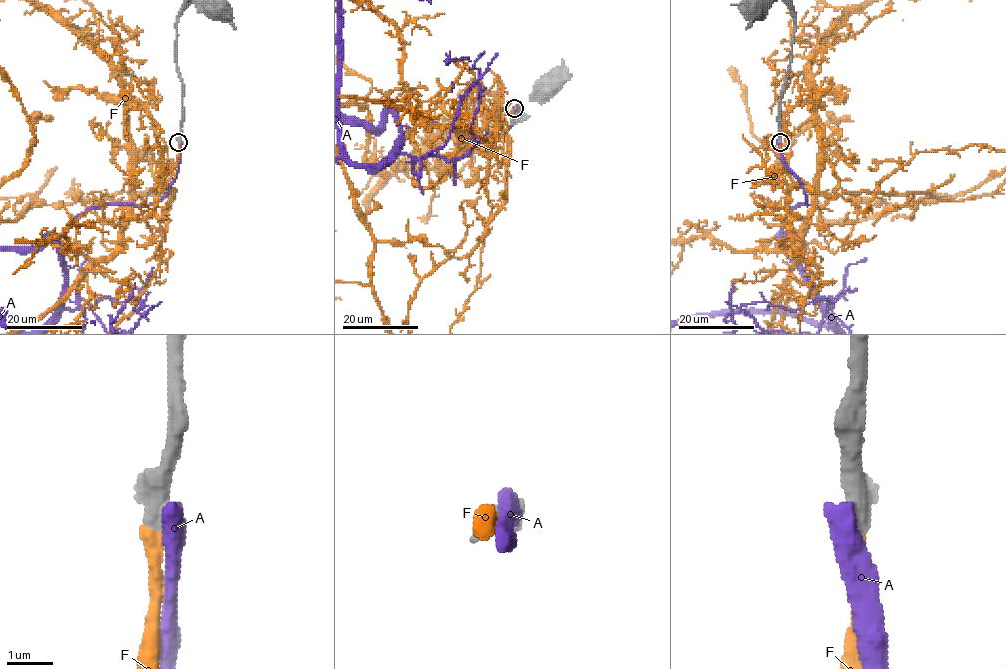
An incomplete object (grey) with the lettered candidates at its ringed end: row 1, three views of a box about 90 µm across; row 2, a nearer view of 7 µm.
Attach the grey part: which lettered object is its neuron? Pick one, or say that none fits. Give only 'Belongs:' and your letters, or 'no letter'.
Belongs: F

